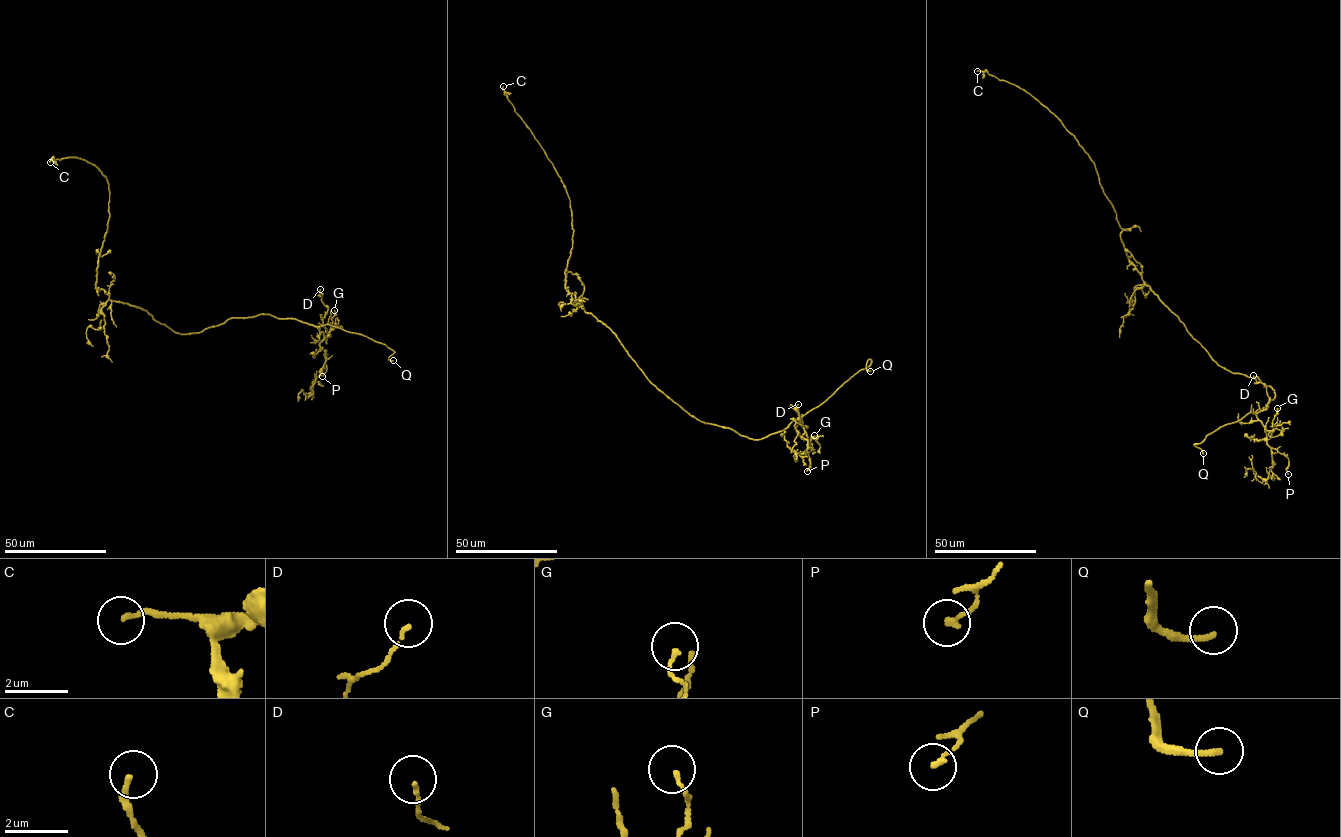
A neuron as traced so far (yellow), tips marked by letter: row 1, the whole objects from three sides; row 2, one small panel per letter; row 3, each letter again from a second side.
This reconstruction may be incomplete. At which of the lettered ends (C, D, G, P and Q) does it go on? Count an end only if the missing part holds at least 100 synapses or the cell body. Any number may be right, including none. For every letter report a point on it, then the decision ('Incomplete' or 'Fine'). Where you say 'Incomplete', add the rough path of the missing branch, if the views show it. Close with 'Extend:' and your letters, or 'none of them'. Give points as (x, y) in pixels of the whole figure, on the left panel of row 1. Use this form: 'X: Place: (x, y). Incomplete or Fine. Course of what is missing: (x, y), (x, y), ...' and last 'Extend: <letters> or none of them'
C: Place: (50, 162). Fine
D: Place: (320, 289). Fine
G: Place: (334, 310). Fine
P: Place: (322, 376). Fine
Q: Place: (393, 360). Incomplete
Extend: Q

